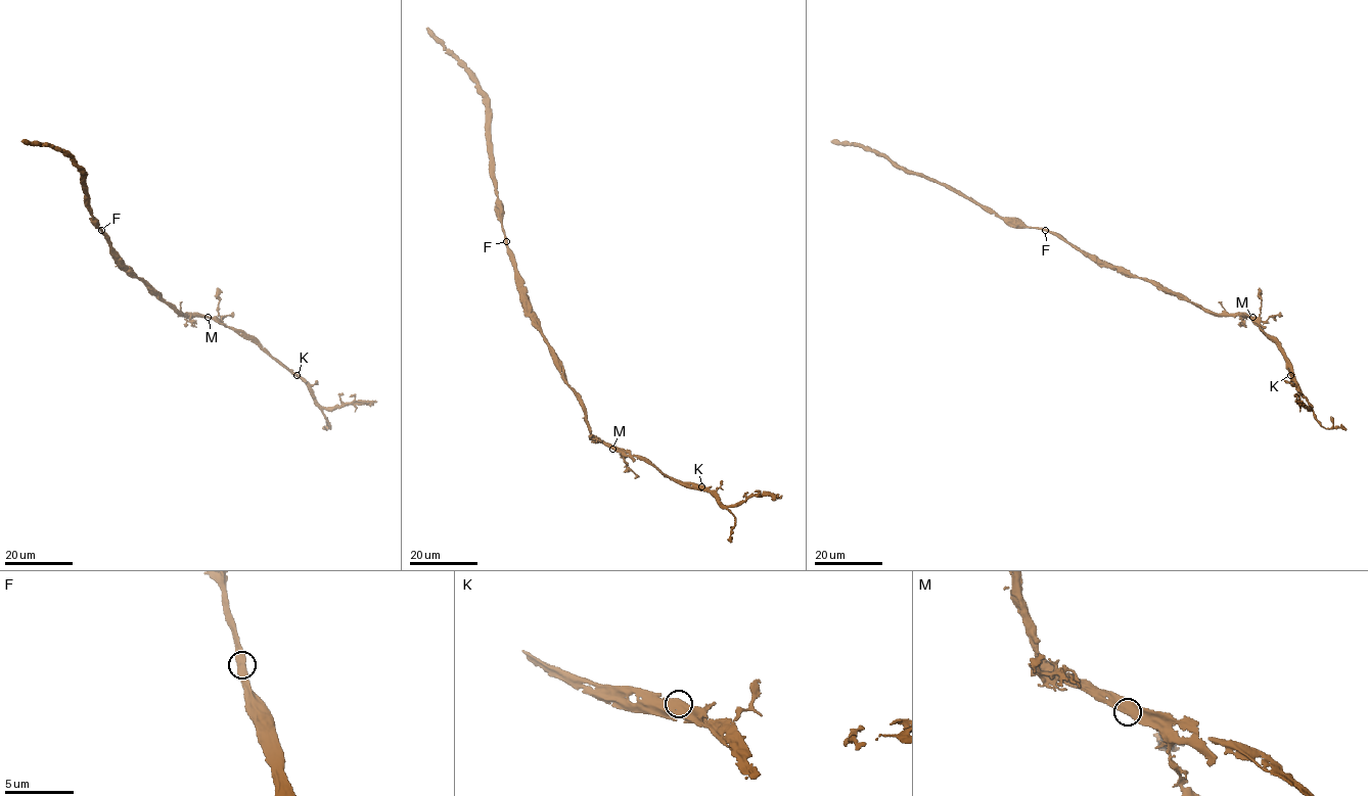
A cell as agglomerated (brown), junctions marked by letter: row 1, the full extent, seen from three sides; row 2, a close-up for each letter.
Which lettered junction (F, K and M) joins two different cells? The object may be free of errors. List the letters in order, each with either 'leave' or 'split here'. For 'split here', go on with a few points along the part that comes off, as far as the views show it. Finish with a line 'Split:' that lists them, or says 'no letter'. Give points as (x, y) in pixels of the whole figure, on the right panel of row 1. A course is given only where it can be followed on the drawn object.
F: leave
K: leave
M: leave
Split: no letter

